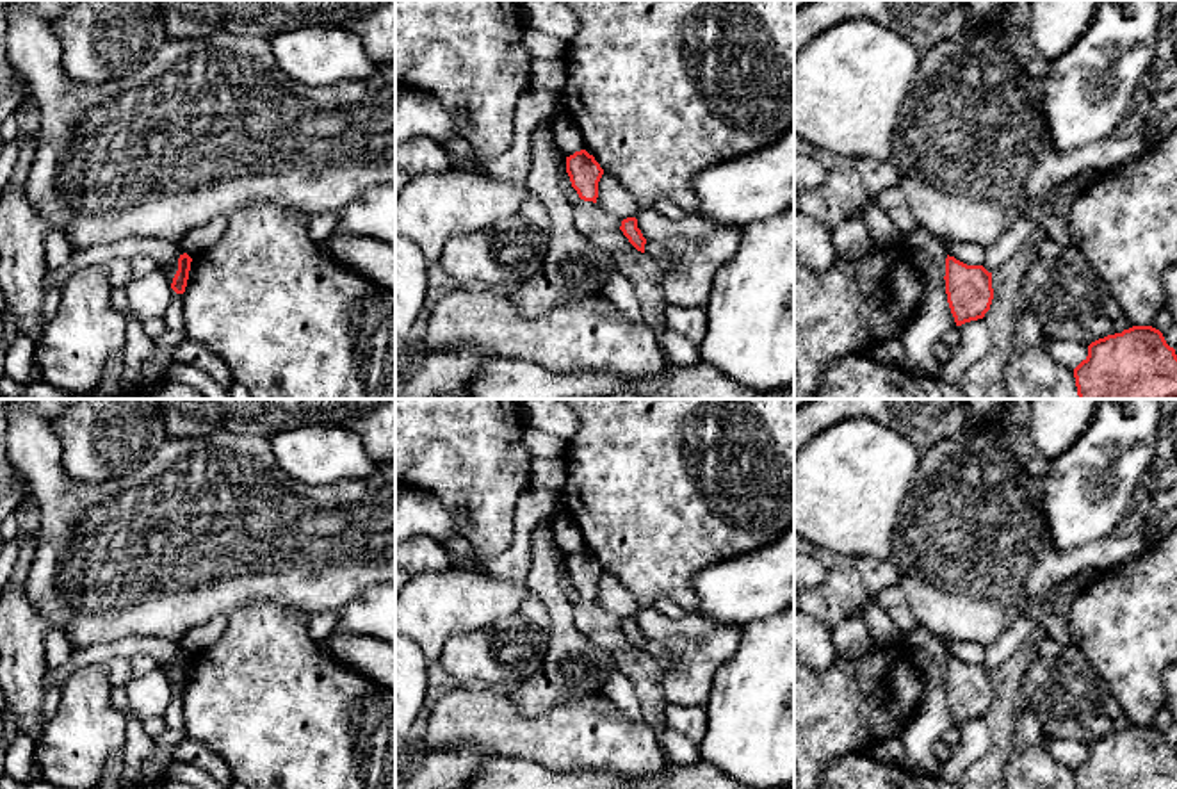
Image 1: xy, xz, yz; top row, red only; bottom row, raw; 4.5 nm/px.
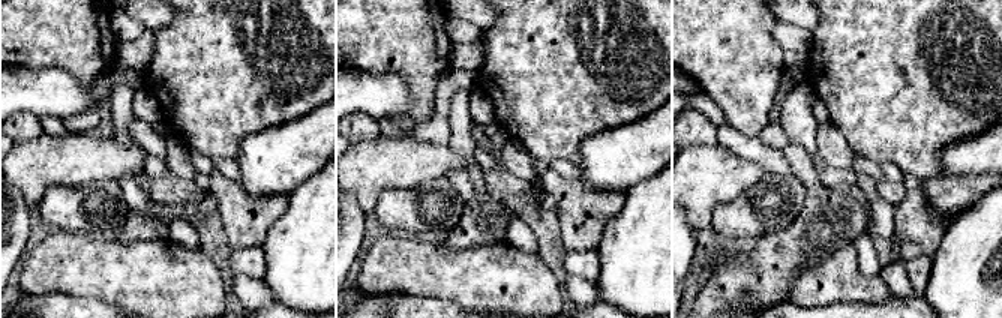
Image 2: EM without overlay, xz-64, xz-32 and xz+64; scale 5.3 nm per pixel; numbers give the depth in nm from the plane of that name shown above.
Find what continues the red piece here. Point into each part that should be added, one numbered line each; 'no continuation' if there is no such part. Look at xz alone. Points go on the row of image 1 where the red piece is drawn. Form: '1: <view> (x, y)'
1: xz (567, 136)

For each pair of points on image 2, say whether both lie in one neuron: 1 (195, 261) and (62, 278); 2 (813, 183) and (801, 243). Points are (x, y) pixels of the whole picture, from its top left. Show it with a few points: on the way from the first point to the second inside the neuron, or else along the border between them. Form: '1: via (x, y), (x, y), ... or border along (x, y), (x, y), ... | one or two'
1: via (162, 273), (95, 273) | one
2: via (813, 198), (813, 228) | one

